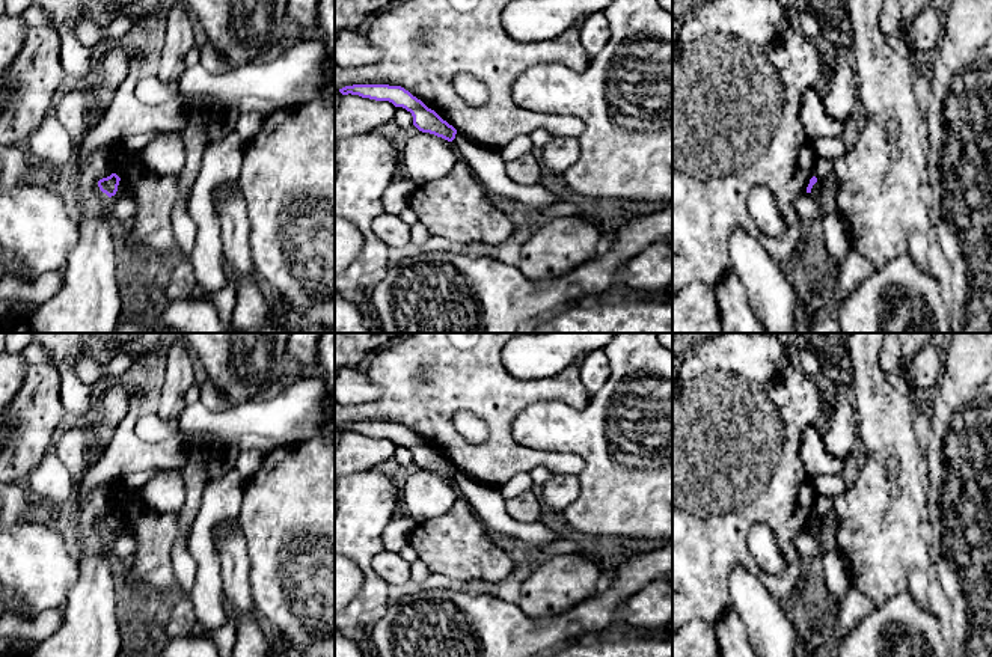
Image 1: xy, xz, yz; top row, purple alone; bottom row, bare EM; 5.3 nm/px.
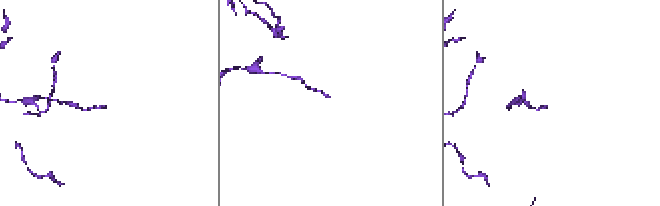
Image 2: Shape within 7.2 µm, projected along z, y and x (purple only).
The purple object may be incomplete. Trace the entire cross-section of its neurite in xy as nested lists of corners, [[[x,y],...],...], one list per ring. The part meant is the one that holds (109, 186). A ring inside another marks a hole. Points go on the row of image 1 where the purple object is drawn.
[[[112,173],[110,176],[100,179],[98,187],[103,193],[112,197],[118,191],[119,181],[121,178],[116,173]]]

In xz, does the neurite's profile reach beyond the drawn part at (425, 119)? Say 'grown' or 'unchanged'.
unchanged

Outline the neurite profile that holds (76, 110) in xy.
[[[110,42],[107,53],[96,66],[95,77],[59,98],[54,105],[57,119],[75,145],[80,145],[92,128],[95,112],[109,108],[125,74],[127,63],[121,45]]]

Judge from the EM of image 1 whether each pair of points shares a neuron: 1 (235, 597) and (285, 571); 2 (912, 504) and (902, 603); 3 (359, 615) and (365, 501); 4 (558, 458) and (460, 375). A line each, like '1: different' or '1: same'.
1: different
2: different
3: same
4: same

